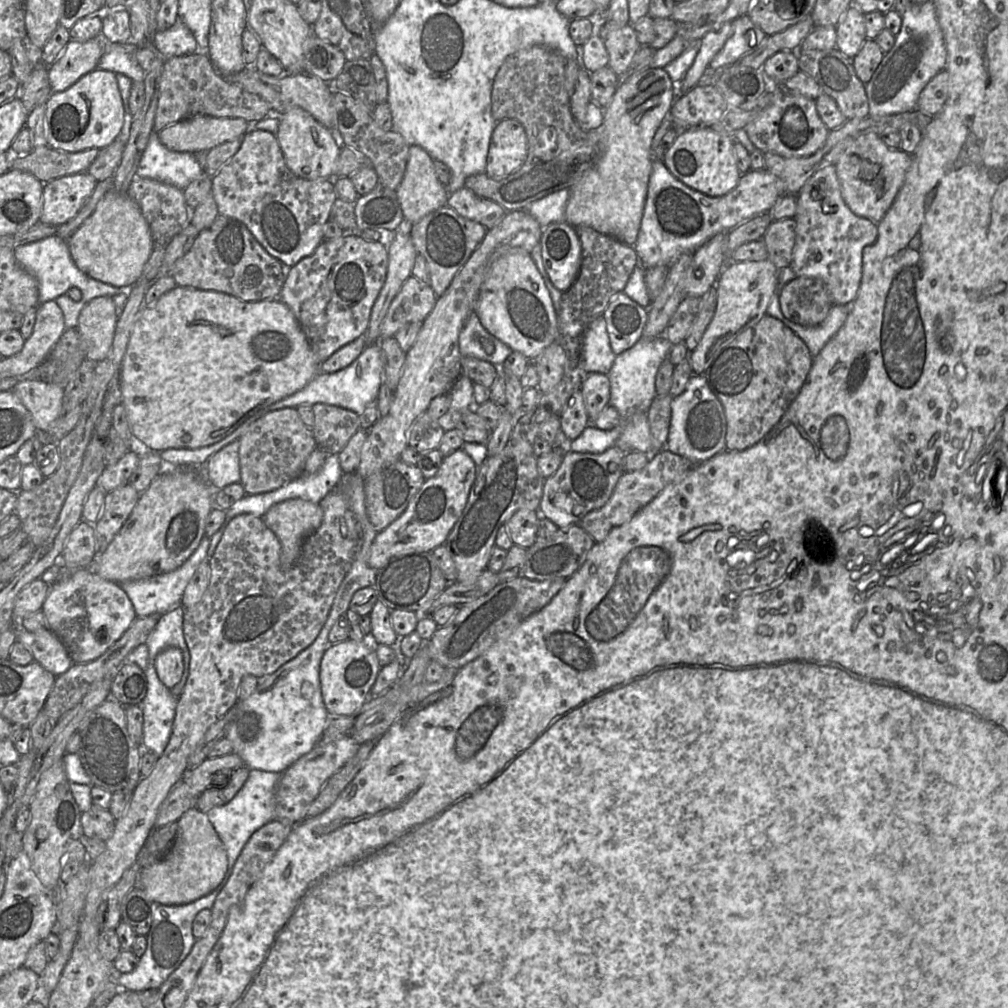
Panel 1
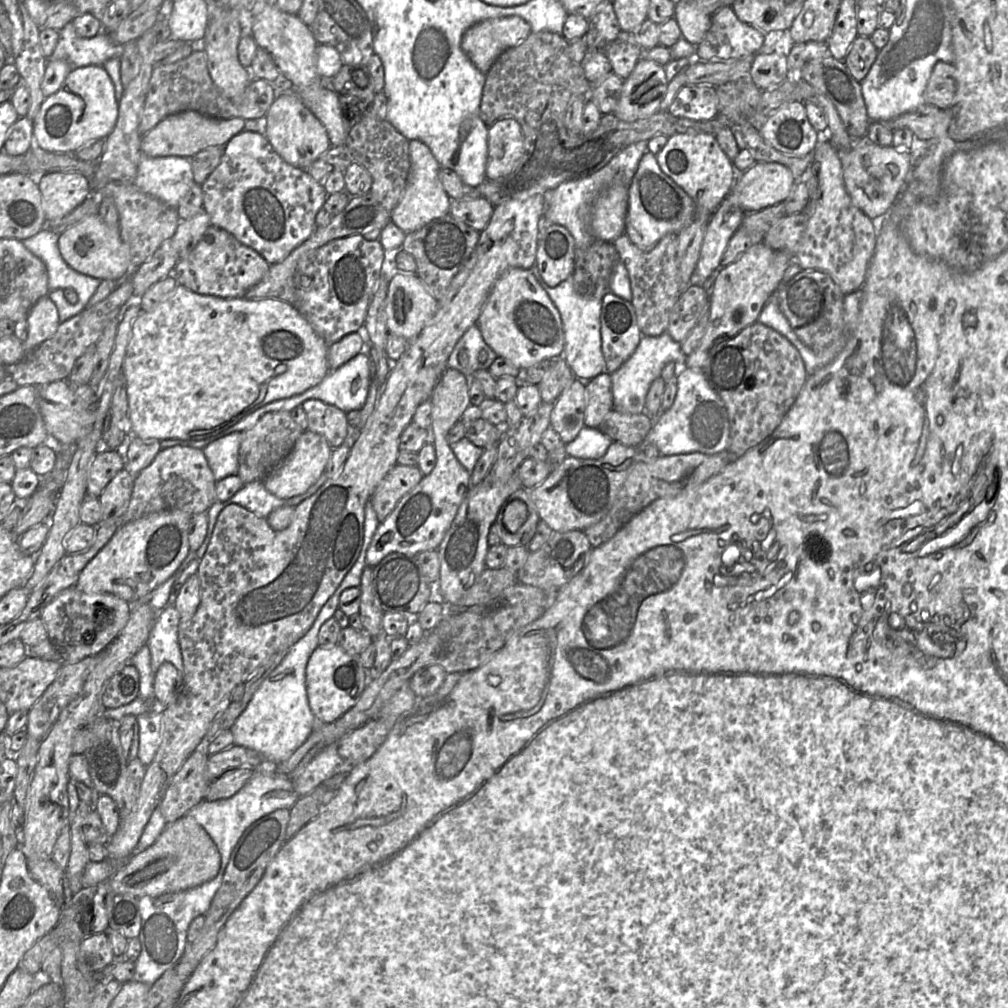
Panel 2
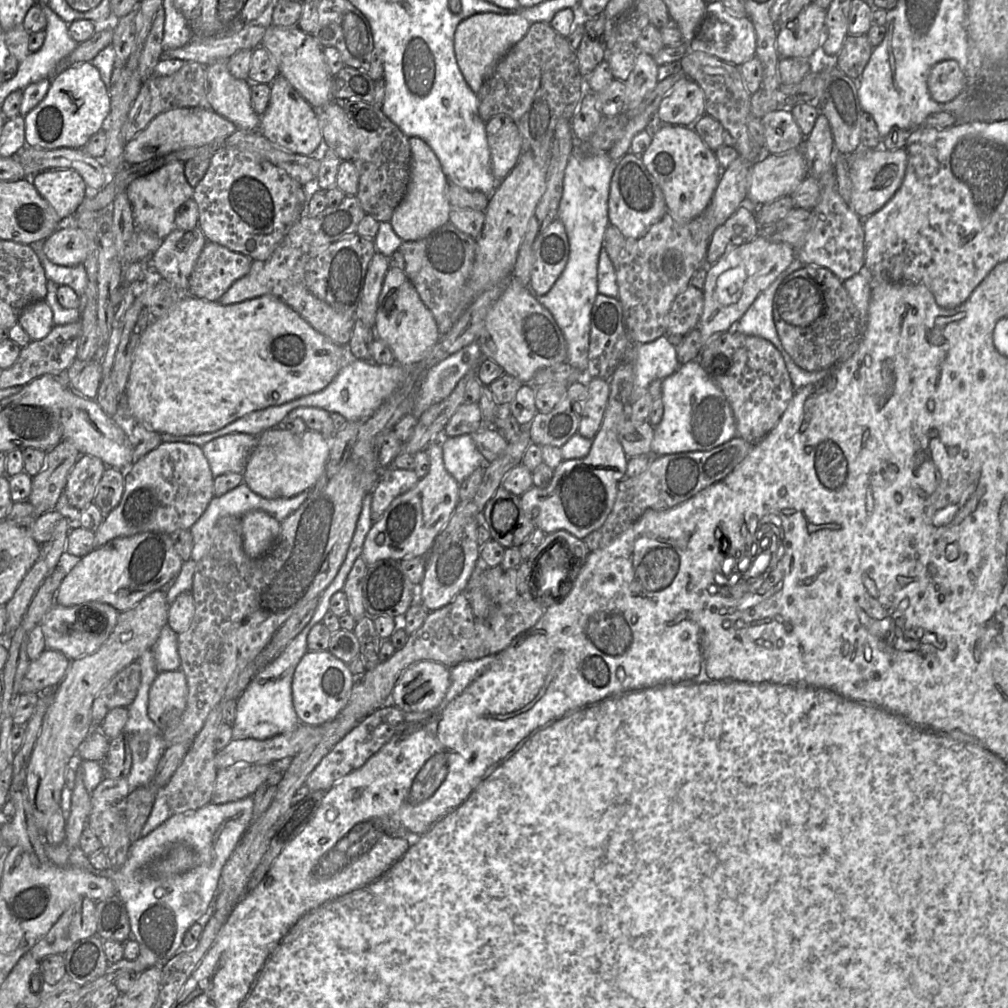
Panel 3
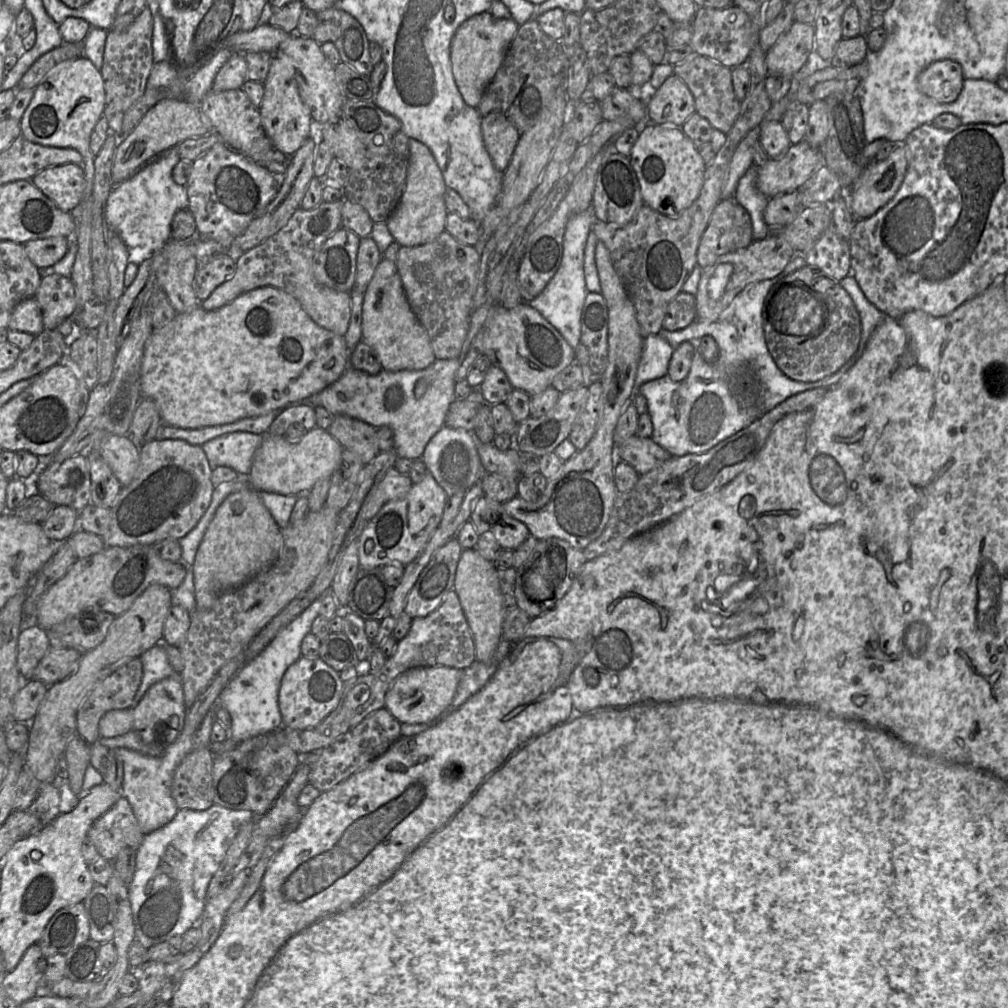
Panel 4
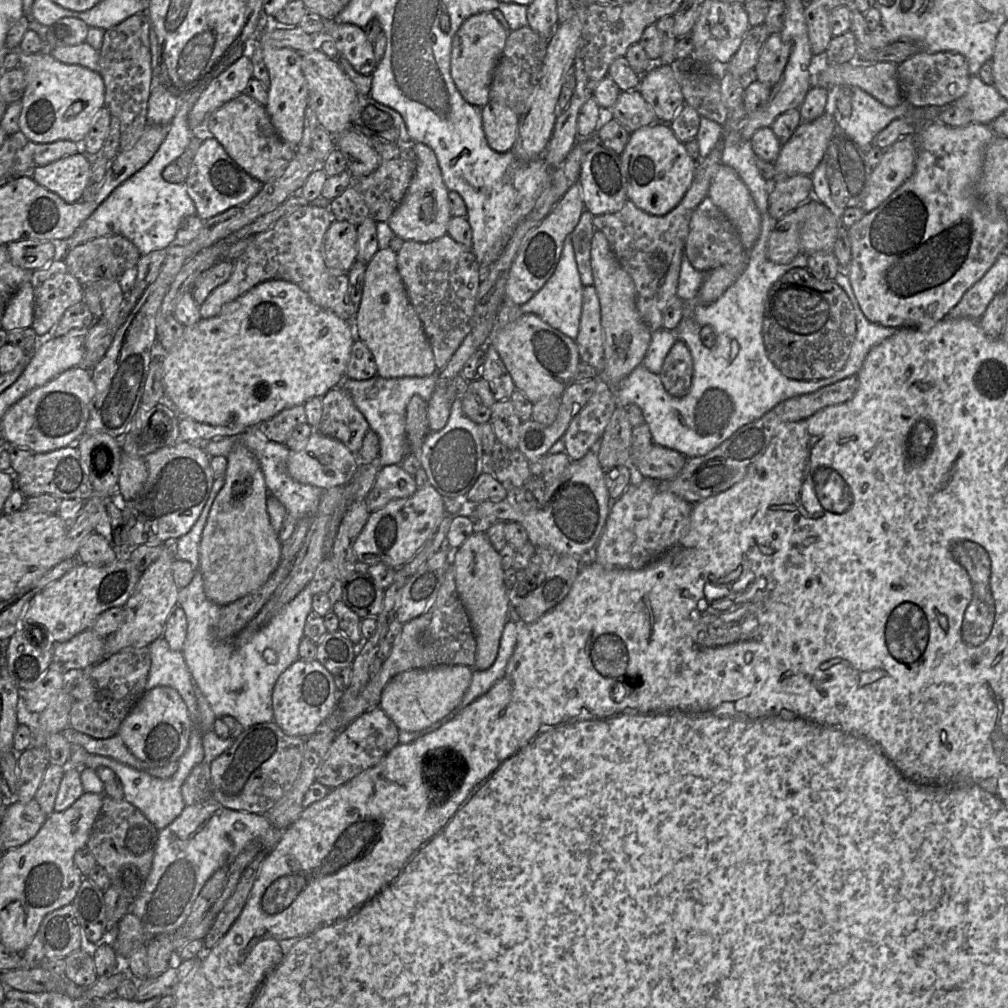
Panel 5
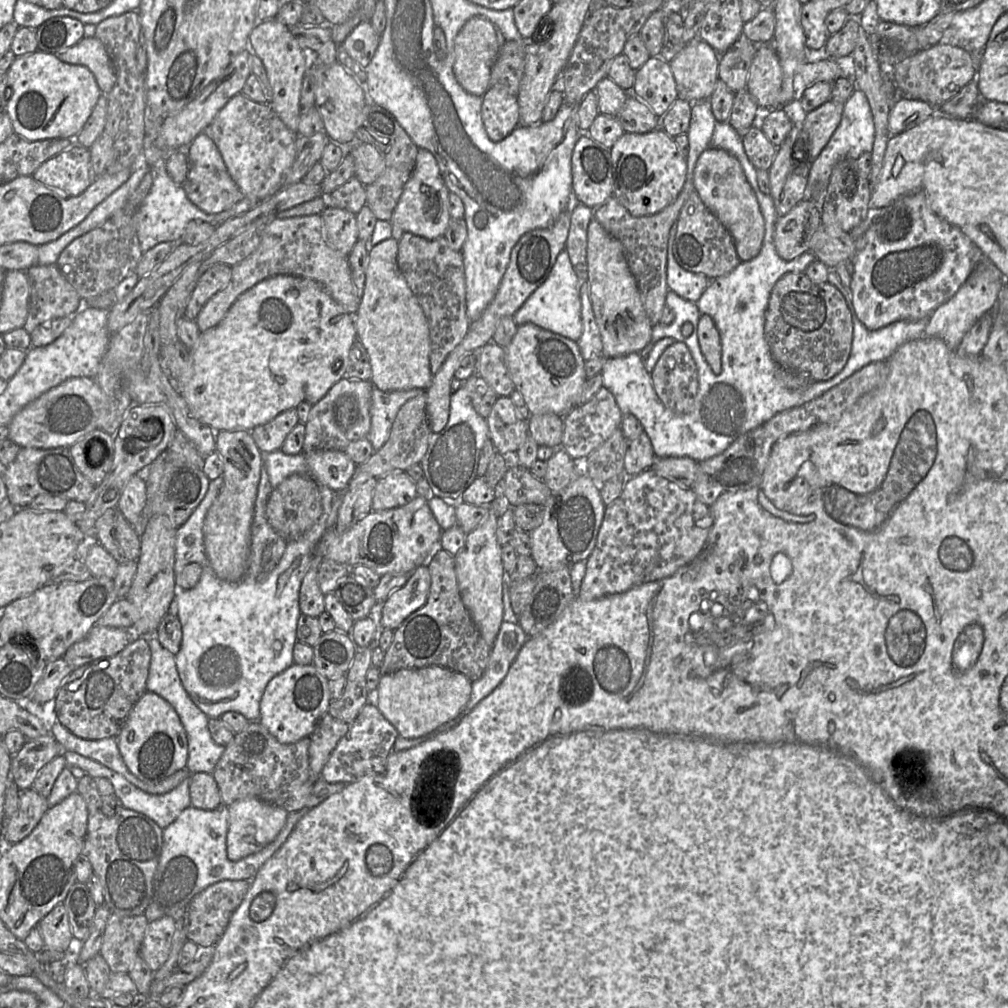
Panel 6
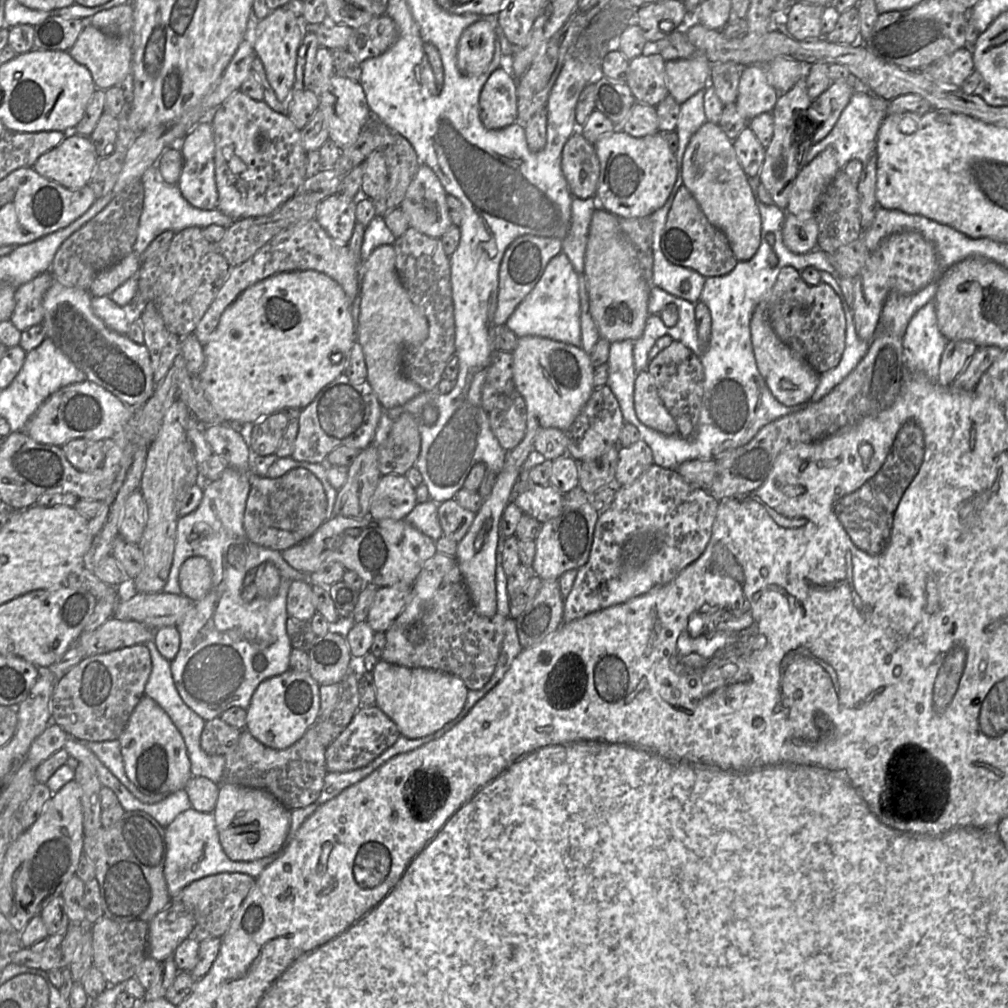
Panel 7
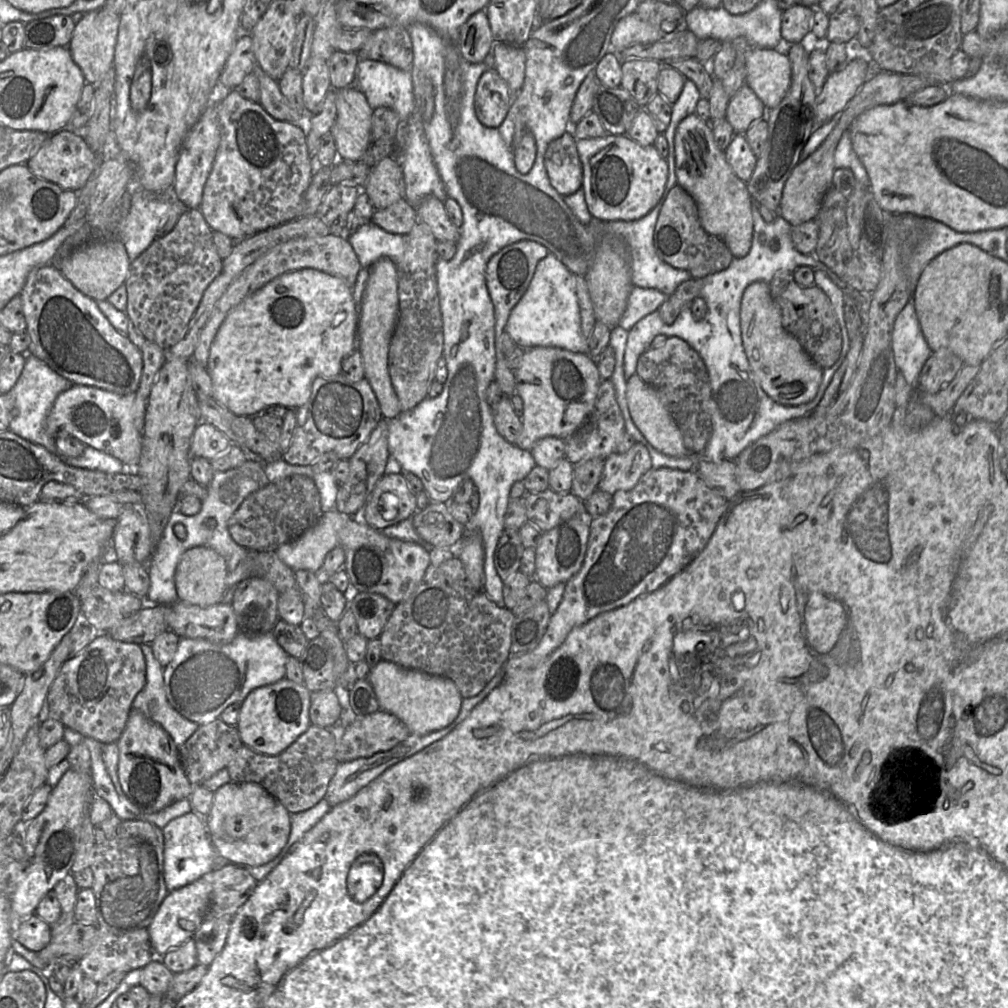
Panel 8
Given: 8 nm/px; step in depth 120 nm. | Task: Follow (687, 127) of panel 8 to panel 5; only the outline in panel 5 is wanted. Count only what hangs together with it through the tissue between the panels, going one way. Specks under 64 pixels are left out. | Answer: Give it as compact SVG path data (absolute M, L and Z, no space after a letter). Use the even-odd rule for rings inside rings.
M721 164L711 182L708 198L731 220L744 250L749 252L760 235L762 216L737 172Z

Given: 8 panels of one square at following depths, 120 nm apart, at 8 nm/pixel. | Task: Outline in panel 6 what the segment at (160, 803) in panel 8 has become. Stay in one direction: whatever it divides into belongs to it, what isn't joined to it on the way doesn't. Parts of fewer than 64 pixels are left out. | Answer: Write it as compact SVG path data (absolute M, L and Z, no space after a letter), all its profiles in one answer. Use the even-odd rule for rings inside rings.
M146 691L143 694L130 711L117 737L126 766L143 781L160 781L187 767L186 731L171 704L155 693Z

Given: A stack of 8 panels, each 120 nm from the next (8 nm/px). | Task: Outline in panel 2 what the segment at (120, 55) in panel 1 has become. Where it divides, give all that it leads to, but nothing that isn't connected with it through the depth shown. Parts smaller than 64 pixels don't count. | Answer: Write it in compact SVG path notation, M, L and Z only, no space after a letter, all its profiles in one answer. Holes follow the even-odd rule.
M72 22L59 31L59 40L50 60L66 60L73 68L89 65L102 66L111 58L120 58L124 44L116 43L109 34L101 32L92 38L77 34Z

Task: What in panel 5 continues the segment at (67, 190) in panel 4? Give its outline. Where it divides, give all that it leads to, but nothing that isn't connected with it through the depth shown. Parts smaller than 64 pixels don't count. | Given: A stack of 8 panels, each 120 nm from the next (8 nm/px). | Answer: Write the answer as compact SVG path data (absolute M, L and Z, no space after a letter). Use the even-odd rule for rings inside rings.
M83 151L37 167L33 180L67 203L82 200L90 180L91 157Z

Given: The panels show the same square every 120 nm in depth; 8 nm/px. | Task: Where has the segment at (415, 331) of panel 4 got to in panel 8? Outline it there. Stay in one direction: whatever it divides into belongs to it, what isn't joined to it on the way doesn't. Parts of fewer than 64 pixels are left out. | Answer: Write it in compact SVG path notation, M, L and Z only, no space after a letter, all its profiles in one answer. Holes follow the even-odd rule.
M382 257L369 268L369 277L363 294L359 317L359 350L365 377L378 400L383 418L392 419L401 413L399 399L392 386L388 369L388 354L398 317L399 298L396 264Z

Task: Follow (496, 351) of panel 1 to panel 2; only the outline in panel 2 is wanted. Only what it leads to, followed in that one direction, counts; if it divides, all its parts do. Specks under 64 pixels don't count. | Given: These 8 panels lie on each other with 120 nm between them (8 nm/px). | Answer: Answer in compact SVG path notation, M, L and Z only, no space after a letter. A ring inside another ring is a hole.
M471 326L455 345L447 361L447 369L461 371L469 378L477 370L488 369L498 355L484 341L479 327Z

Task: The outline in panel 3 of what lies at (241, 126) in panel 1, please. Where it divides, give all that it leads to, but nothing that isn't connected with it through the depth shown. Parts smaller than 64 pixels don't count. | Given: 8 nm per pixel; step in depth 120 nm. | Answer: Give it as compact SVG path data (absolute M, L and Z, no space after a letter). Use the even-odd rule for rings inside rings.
M175 108L157 115L124 147L126 165L134 165L188 147L218 146L237 130L235 124L212 109Z

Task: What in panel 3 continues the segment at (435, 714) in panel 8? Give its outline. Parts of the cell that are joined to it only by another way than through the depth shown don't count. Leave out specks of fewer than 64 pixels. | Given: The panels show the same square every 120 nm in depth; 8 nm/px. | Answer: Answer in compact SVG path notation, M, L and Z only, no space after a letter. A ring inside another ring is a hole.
M434 661L409 666L398 678L391 703L403 712L434 711L450 687L450 668Z

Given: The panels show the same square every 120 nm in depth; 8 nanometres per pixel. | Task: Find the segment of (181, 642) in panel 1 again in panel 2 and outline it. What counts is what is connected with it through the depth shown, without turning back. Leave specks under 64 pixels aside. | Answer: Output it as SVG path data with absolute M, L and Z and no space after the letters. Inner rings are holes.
M174 605L166 606L161 610L156 617L151 628L149 638L147 641L147 646L151 654L151 672L157 672L161 664L165 662L170 662L173 664L178 672L181 674L181 683L183 684L184 679L184 665L181 649L178 641L178 628L180 623L180 615Z

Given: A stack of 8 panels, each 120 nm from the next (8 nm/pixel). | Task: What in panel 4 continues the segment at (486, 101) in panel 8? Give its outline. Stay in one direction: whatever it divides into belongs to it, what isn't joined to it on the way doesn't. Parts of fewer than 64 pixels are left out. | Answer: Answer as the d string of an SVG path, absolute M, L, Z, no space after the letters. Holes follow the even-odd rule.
M491 112L481 119L484 146L495 168L504 173L520 138L520 132L501 112Z

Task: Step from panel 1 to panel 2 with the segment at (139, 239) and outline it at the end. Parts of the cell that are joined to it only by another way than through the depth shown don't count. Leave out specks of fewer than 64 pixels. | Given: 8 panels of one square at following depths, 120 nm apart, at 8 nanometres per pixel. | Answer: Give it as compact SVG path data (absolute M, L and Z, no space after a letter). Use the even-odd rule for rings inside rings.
M98 214L88 216L59 235L59 251L74 270L101 280L118 281L132 269L129 245L122 240L120 224L111 227Z

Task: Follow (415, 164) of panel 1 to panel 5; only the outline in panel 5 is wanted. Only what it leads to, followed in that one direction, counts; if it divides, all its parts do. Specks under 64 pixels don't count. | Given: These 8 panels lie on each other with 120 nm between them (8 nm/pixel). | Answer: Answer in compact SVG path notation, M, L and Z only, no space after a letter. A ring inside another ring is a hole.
M421 142L415 144L416 170L402 202L389 218L388 225L395 236L404 241L427 243L447 234L452 218L448 192L434 151Z

